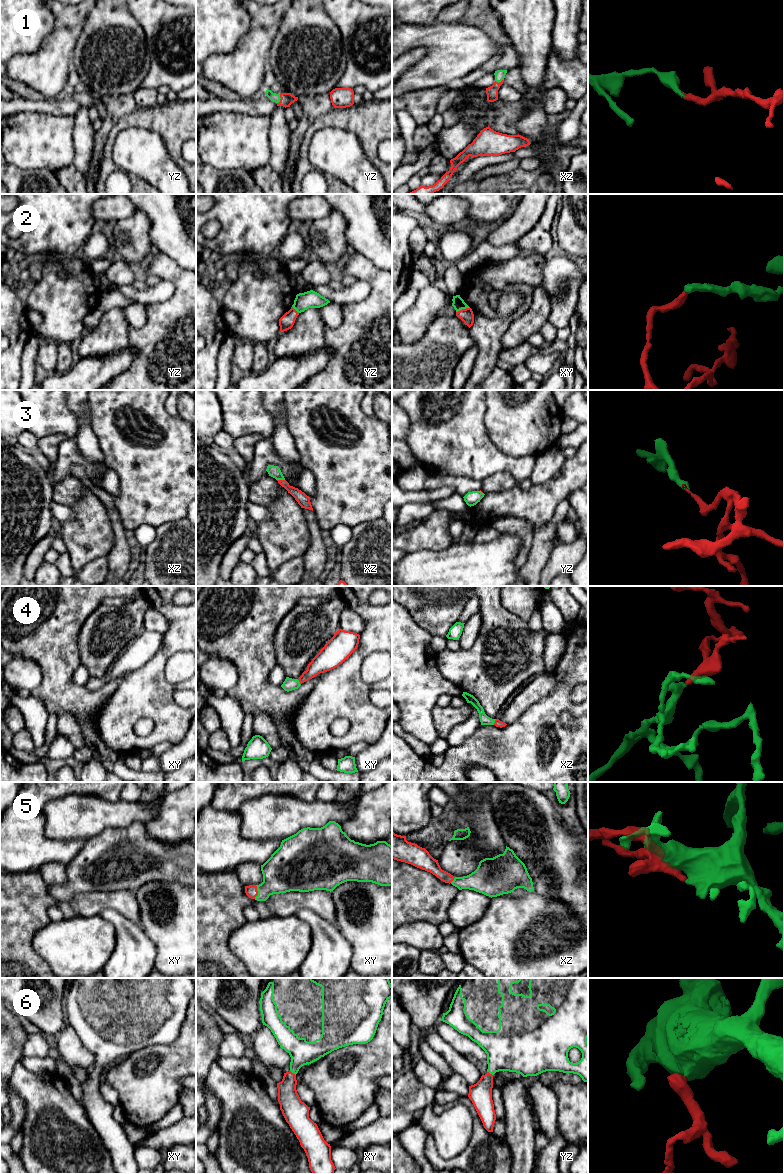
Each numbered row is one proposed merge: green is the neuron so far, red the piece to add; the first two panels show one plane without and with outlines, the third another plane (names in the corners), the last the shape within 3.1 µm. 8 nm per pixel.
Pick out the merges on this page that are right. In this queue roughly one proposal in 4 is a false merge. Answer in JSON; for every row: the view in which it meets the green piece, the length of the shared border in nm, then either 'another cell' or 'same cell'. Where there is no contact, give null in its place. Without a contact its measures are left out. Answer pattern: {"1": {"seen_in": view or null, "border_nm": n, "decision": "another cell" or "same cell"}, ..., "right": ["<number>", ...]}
{"1": {"seen_in": "yz", "border_nm": 90, "decision": "same cell"}, "2": {"seen_in": "xy", "border_nm": 120, "decision": "same cell"}, "3": {"seen_in": "xz", "border_nm": 60, "decision": "same cell"}, "4": {"seen_in": "xz", "border_nm": 50, "decision": "same cell"}, "5": {"seen_in": "xy", "border_nm": 110, "decision": "same cell"}, "6": {"seen_in": "xy", "border_nm": 60, "decision": "same cell"}, "right": ["1", "2", "3", "4", "5", "6"]}

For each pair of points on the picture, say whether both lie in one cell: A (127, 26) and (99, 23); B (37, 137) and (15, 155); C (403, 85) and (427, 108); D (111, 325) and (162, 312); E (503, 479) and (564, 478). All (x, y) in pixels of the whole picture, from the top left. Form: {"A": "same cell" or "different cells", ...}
{"A": "same cell", "B": "same cell", "C": "different cells", "D": "different cells", "E": "different cells"}

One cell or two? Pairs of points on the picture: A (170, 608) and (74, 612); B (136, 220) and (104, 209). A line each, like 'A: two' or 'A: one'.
A: two
B: two

